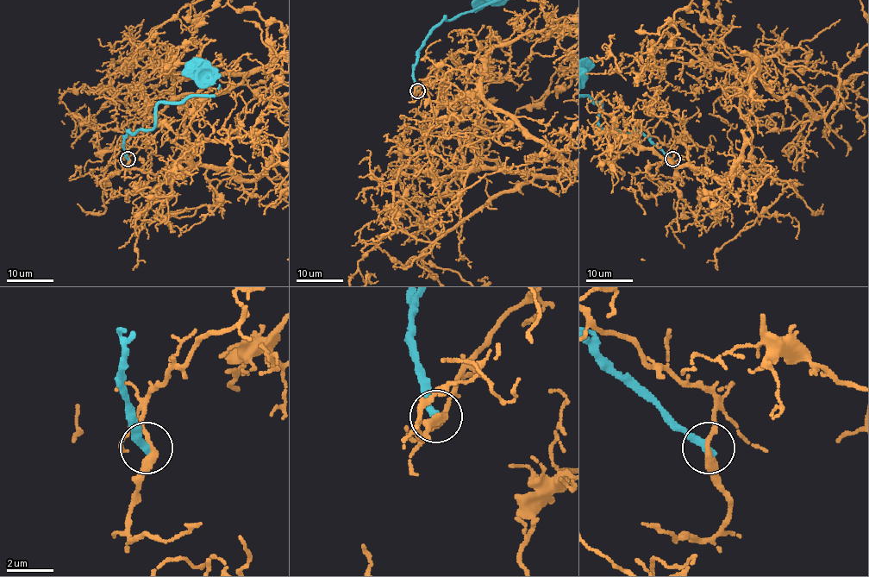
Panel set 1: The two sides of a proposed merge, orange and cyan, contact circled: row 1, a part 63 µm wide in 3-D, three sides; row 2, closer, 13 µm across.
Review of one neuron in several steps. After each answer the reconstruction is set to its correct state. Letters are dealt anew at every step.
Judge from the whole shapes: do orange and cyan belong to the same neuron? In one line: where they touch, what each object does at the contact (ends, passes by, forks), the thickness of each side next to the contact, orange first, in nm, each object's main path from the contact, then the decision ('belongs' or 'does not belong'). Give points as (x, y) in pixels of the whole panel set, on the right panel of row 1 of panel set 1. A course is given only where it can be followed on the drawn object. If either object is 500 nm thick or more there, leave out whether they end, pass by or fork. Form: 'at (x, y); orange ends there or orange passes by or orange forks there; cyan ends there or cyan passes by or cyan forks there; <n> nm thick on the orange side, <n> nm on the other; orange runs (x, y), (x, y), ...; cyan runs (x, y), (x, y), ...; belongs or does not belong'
at (672, 159); orange passes by; cyan ends there; 300 nm thick on the orange side, 360 nm on the other; cyan runs (672, 159), (638, 132), (604, 129), (598, 122), (601, 103); does not belong

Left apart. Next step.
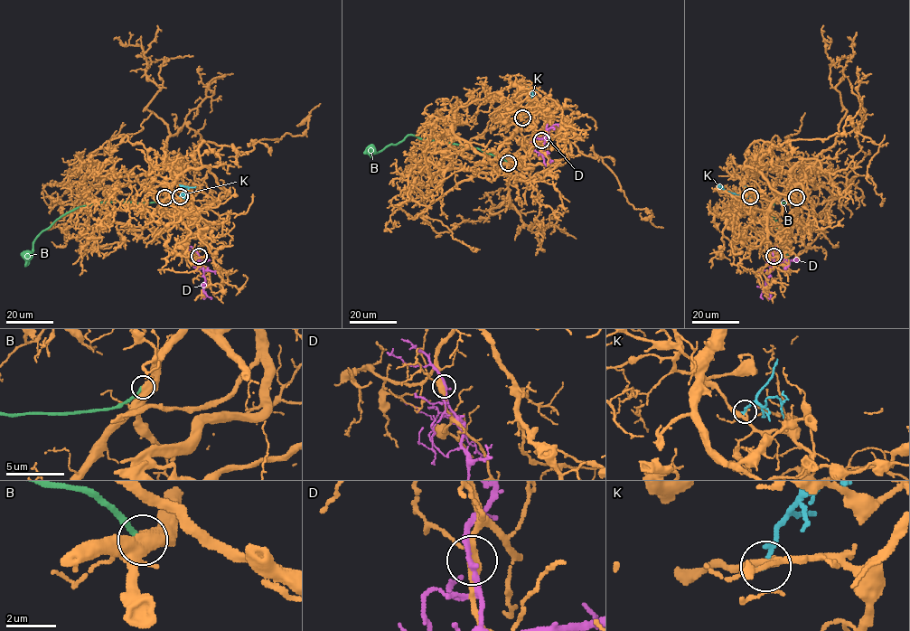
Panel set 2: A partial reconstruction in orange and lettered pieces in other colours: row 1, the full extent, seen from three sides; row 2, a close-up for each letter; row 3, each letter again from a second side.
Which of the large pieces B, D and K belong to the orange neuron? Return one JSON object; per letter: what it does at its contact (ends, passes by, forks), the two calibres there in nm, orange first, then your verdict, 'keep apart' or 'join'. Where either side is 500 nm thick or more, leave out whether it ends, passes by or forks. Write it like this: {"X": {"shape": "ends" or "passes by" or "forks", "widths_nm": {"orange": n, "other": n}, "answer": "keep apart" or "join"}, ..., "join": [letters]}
{"B": {"widths_nm": {"orange": 600, "other": 260}, "answer": "keep apart"}, "D": {"shape": "passes by", "widths_nm": {"orange": 320, "other": 200}, "answer": "keep apart"}, "K": {"shape": "ends", "widths_nm": {"orange": 190, "other": 200}, "answer": "keep apart"}, "join": []}

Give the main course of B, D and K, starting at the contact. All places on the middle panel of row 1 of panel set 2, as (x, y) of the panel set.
B: (508, 163), (476, 148), (413, 135), (408, 135), (398, 143), (387, 145), (376, 153), (368, 152)
D: (541, 140), (545, 141), (548, 127), (554, 129)
K: (522, 117), (532, 93), (530, 89), (522, 86)

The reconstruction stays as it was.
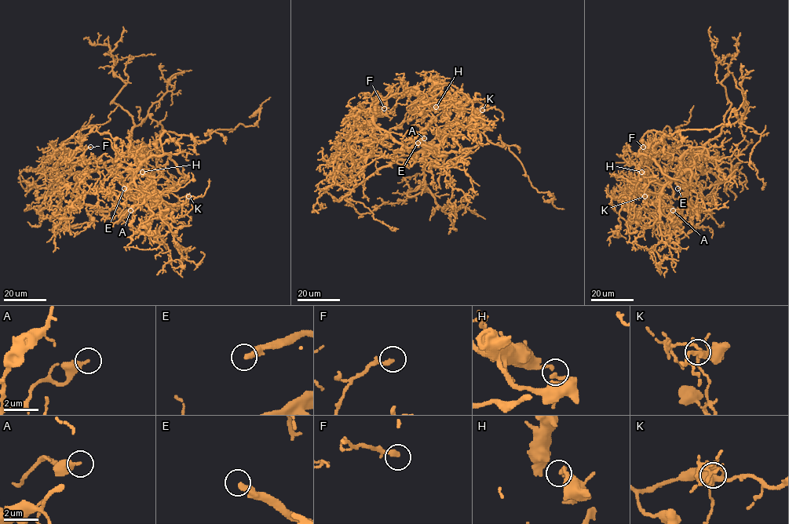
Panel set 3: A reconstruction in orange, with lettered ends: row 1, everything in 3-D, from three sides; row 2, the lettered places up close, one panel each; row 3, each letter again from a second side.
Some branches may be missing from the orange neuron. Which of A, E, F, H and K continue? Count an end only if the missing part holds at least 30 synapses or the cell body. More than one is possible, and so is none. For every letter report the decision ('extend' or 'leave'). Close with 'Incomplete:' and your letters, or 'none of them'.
A: leave
E: extend
F: leave
H: leave
K: leave
Incomplete: E

